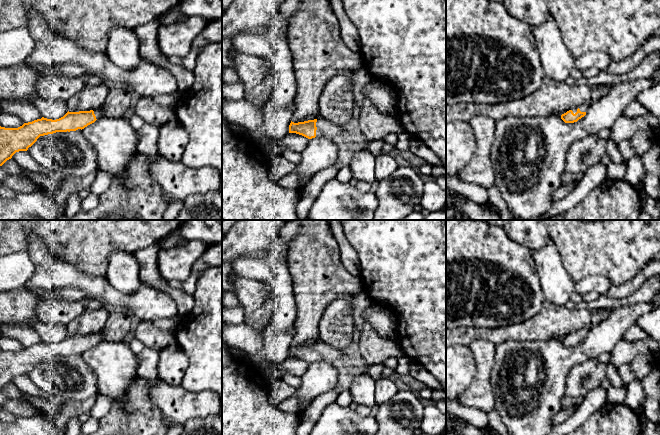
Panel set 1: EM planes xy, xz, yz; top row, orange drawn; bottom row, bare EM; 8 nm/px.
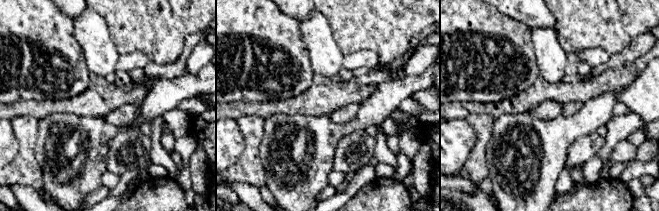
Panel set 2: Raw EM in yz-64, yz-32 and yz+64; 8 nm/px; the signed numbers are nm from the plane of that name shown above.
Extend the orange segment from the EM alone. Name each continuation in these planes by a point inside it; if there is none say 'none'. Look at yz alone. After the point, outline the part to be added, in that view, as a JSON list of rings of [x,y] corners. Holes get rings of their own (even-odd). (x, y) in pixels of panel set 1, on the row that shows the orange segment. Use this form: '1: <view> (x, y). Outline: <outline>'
1: yz (583, 108). Outline: [[[580,105],[579,107],[573,108],[572,111],[575,114],[577,112],[577,109],[580,109],[581,112],[587,112],[589,106],[587,105]]]

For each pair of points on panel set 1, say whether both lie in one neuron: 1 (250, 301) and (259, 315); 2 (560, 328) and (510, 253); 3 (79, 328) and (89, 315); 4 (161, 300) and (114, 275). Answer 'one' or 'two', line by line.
1: two
2: two
3: one
4: two

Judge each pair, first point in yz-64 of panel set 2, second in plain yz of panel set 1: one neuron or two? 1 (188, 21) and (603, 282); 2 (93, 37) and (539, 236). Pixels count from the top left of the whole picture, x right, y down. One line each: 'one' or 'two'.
1: two
2: two

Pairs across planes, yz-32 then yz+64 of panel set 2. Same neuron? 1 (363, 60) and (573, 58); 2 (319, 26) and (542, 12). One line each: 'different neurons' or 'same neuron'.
1: different neurons
2: different neurons

